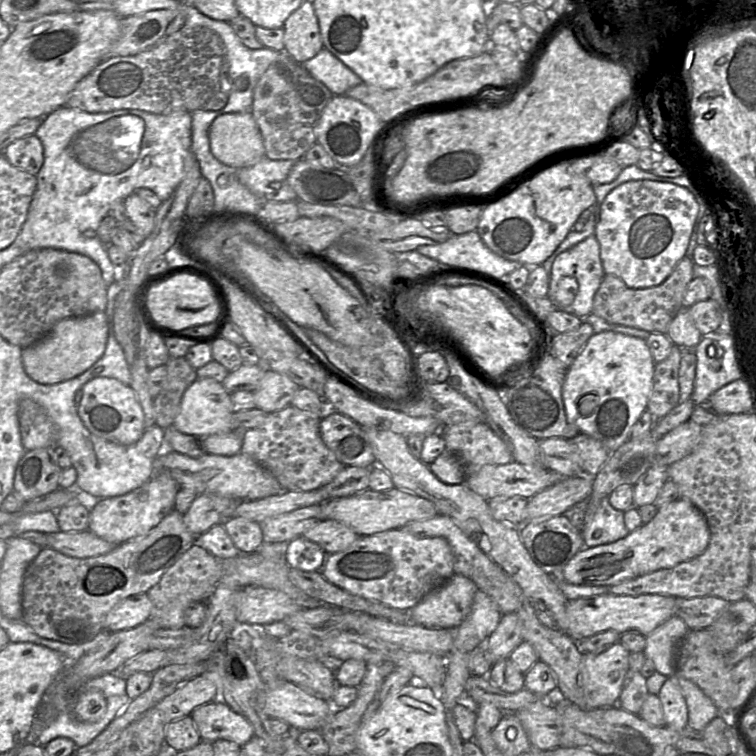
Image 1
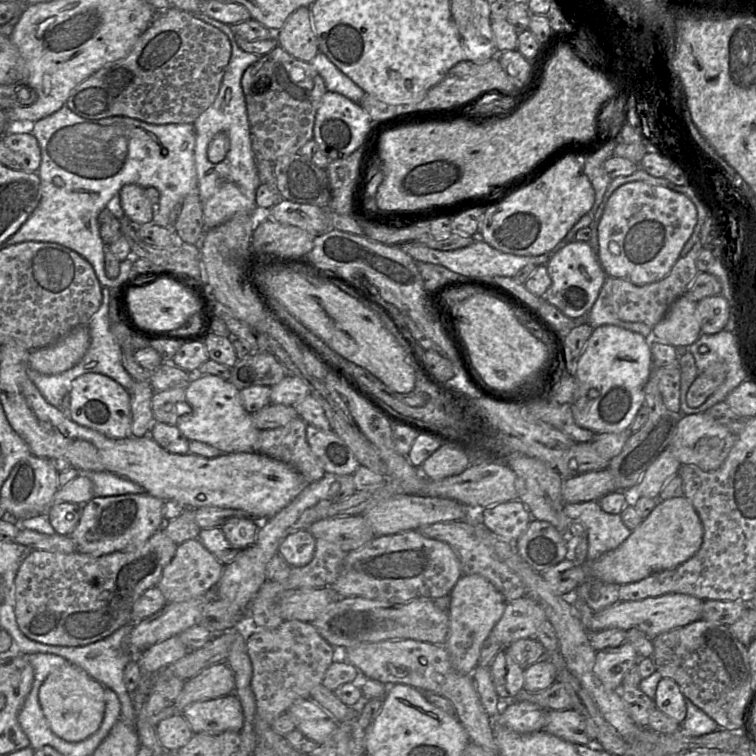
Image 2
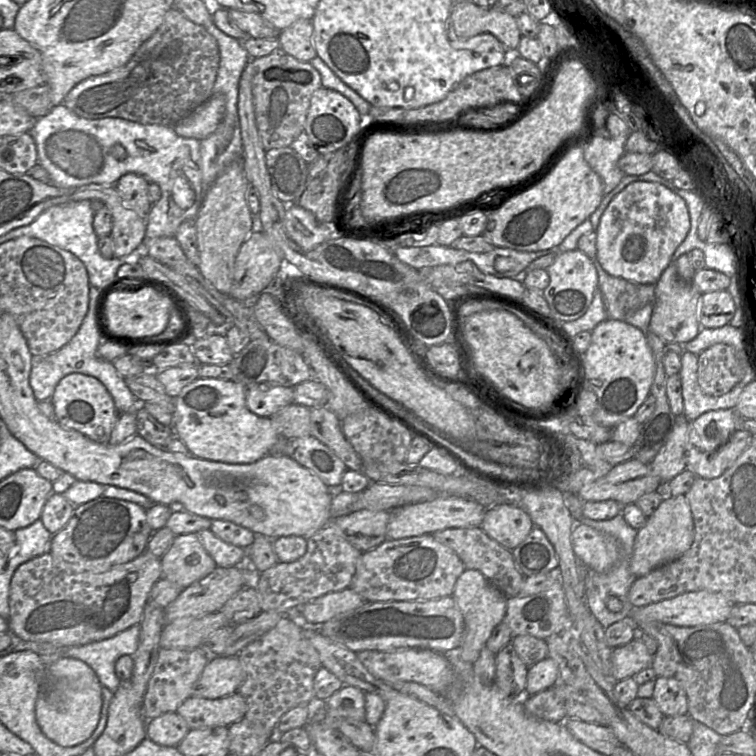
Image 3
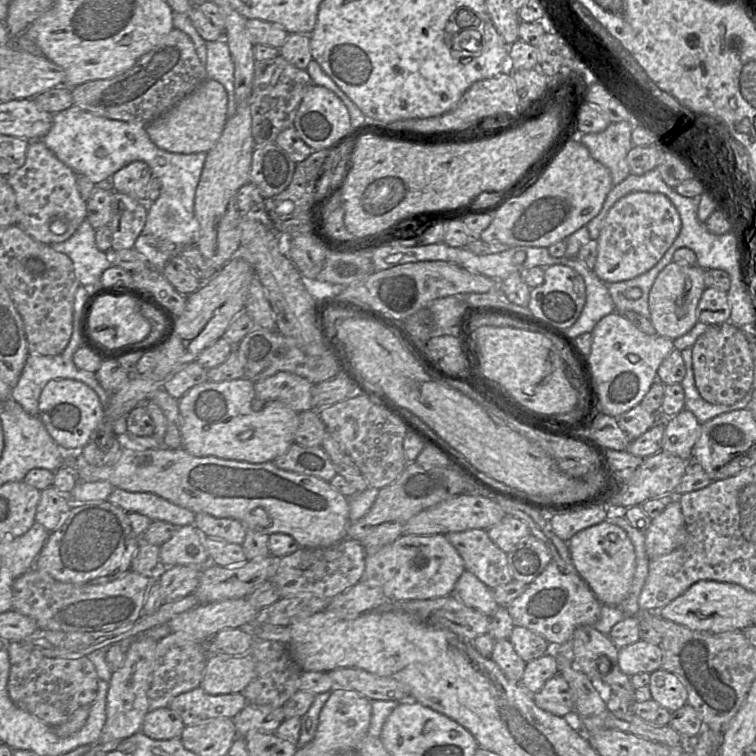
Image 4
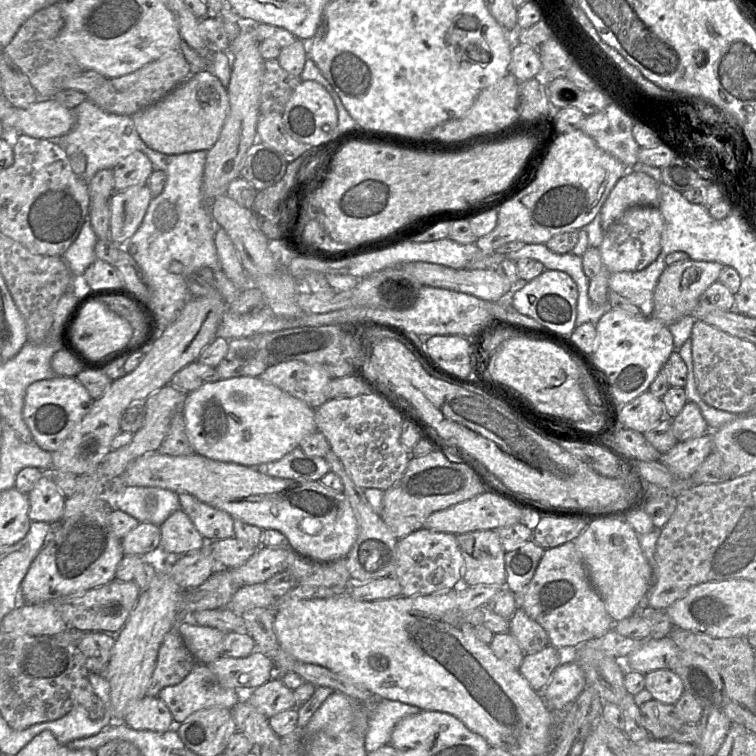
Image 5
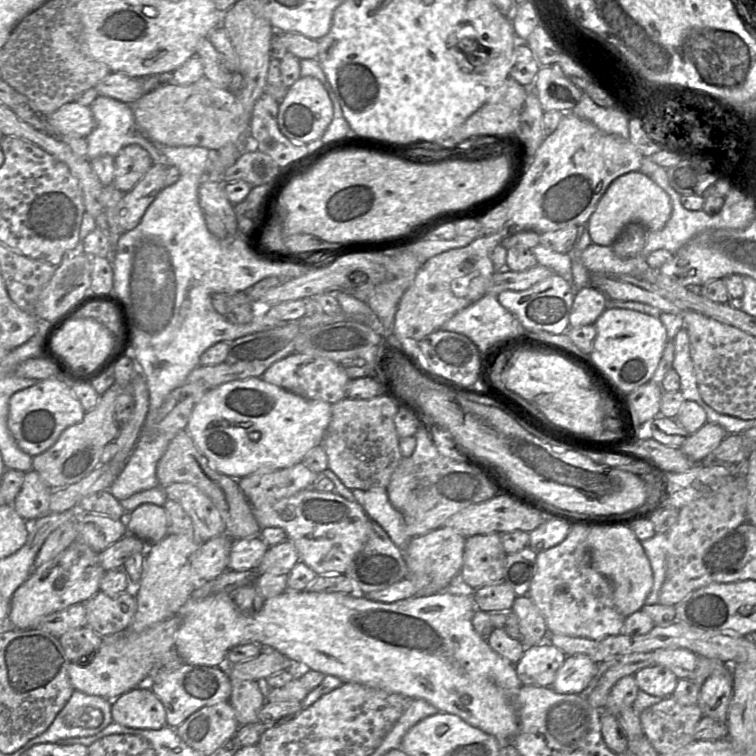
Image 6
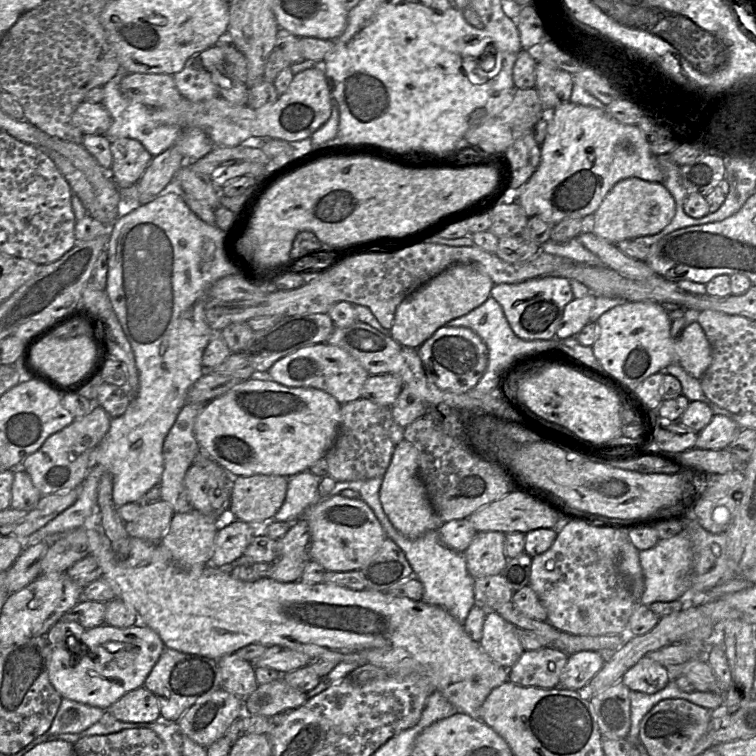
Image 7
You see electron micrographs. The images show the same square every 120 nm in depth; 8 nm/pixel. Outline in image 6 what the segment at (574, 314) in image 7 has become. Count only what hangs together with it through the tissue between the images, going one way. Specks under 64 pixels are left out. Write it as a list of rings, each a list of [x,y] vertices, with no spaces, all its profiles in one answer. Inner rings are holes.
[[[593,285],[576,292],[569,315],[570,327],[594,324],[607,308],[607,296]]]

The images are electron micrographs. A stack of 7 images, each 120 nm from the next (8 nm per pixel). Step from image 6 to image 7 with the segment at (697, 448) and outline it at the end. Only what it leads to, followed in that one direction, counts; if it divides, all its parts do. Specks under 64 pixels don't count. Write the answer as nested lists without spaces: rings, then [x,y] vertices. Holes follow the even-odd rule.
[[[713,415],[709,424],[698,432],[695,447],[703,450],[726,449],[740,430],[740,426],[727,416]]]

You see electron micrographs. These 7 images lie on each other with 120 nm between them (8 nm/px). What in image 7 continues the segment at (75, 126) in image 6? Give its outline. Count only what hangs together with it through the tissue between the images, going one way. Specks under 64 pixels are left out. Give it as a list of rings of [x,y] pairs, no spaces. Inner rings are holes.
[[[82,102],[72,115],[72,122],[84,135],[105,135],[112,118],[102,103]]]

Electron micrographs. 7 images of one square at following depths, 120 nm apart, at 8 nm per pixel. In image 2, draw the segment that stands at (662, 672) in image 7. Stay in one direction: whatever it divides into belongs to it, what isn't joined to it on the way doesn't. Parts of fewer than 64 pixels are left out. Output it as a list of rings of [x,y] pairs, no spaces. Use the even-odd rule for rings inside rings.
[[[662,677],[653,701],[661,712],[682,724],[686,717],[685,699],[679,685],[673,679]]]

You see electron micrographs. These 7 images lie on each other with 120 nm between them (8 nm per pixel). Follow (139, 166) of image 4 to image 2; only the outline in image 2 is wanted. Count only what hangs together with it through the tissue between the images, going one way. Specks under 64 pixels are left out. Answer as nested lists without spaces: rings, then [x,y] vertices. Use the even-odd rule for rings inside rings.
[[[136,184],[124,185],[115,201],[124,216],[134,225],[141,226],[155,221],[156,206],[147,198],[145,188]]]

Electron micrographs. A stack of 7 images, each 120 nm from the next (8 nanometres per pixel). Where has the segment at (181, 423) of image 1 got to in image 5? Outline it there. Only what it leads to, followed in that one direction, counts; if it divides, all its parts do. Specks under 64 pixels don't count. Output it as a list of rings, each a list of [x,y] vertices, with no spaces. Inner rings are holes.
[[[235,377],[206,383],[188,393],[183,415],[186,433],[195,453],[212,460],[253,468],[281,459],[299,447],[307,435],[317,430],[315,409],[277,386],[263,382],[259,377]]]

